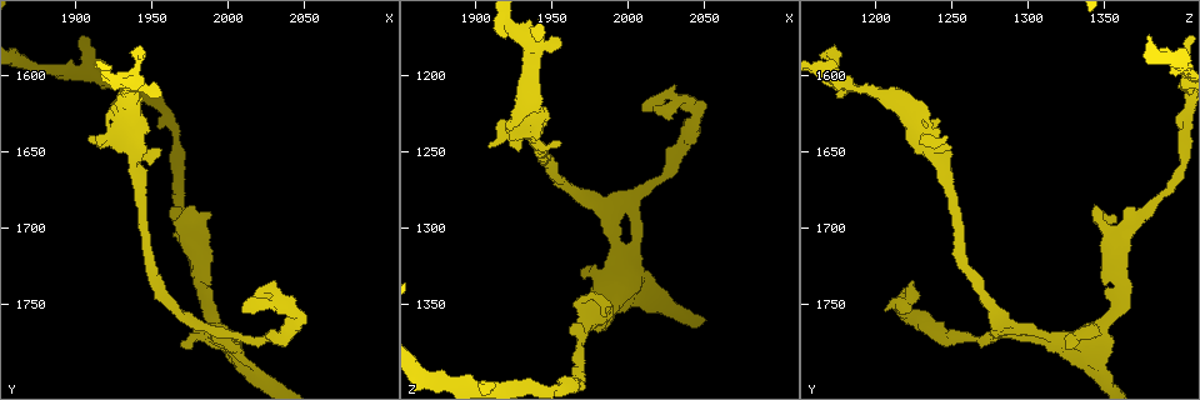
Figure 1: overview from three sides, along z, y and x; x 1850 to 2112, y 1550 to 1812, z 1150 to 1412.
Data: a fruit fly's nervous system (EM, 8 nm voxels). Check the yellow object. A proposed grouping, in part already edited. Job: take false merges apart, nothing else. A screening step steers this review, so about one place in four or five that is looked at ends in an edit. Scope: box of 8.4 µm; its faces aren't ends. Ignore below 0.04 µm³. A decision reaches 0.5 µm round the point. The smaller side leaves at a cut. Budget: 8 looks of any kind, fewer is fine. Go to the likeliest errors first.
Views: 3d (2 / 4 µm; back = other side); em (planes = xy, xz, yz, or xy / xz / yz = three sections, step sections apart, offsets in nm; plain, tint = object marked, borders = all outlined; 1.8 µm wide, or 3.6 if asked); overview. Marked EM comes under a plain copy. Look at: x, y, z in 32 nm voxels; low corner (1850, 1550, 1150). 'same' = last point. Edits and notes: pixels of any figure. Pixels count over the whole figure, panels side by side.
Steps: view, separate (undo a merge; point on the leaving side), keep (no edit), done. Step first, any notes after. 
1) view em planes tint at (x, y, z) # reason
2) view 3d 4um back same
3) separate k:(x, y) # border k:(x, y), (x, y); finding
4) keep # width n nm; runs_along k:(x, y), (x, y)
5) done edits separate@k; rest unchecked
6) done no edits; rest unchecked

view em planes tint at (2004, 1772, 1310) # touches itself

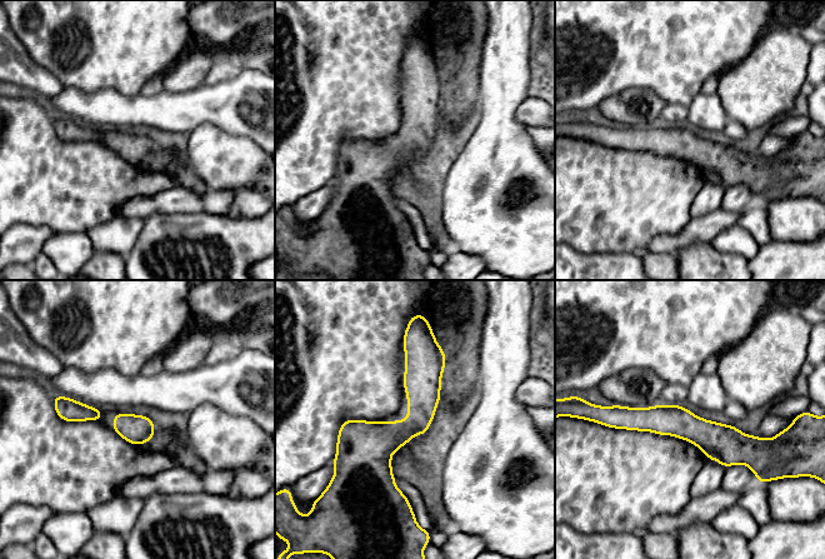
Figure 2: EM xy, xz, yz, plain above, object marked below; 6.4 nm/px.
keep # runs_along 2:(620, 414), (766, 443); one neuron here

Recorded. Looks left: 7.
view em planes tint at (2032, 1772, 1252) # sudden change in width

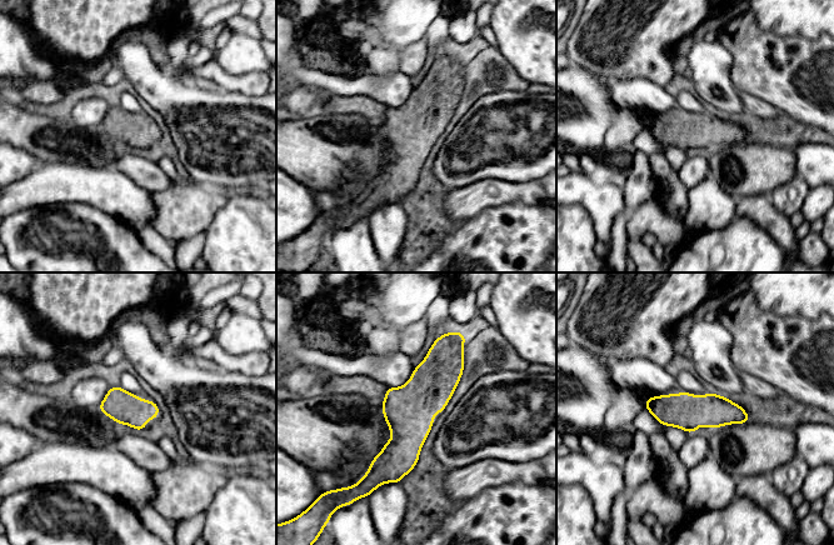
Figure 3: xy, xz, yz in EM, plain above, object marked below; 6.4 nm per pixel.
keep # runs_along 3:(443, 343), (383, 479); one neuron here

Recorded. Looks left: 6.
view 3d 2um at (1970, 1698, 1368) # sudden change in width

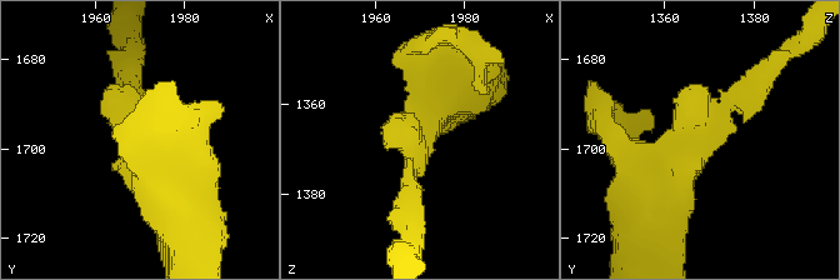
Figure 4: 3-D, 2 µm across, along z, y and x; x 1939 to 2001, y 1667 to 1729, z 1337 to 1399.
view em planes tint at (1969, 1697, 1368) # shape alone is not enough

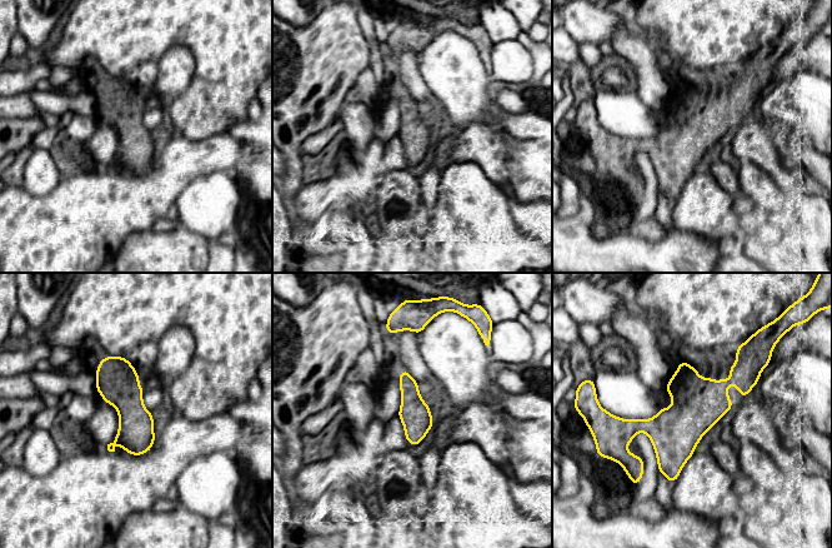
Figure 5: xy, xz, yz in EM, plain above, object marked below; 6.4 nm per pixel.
keep # runs_along 5:(756, 374), (680, 426), (619, 427); one neuron here

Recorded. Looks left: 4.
done no edits; rest unchecked

